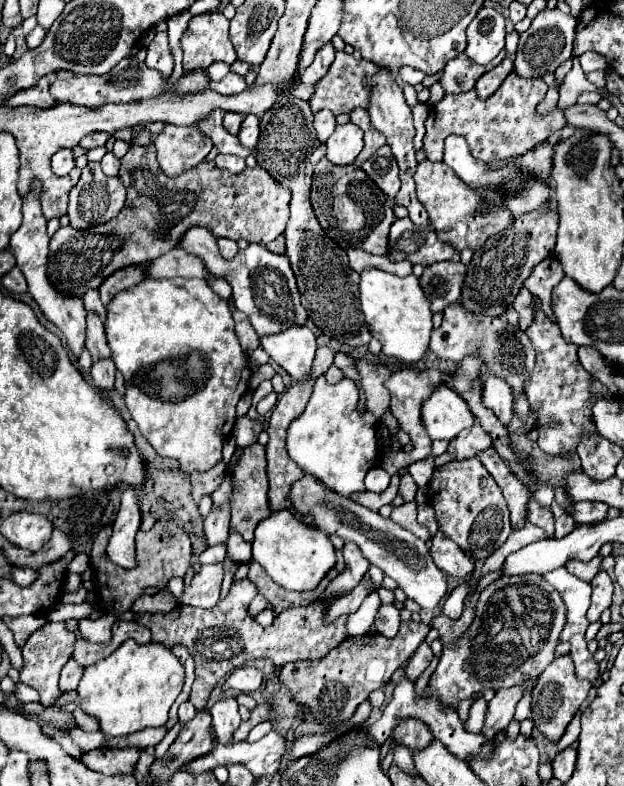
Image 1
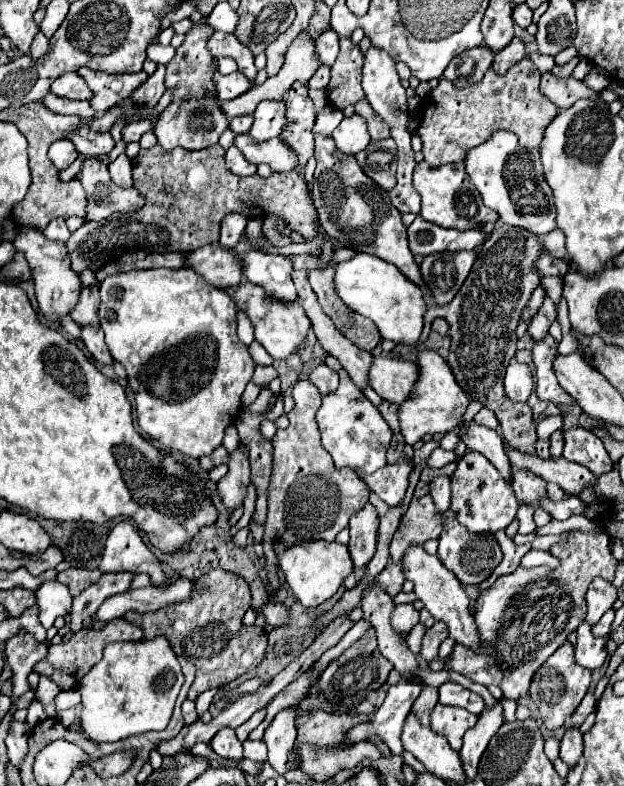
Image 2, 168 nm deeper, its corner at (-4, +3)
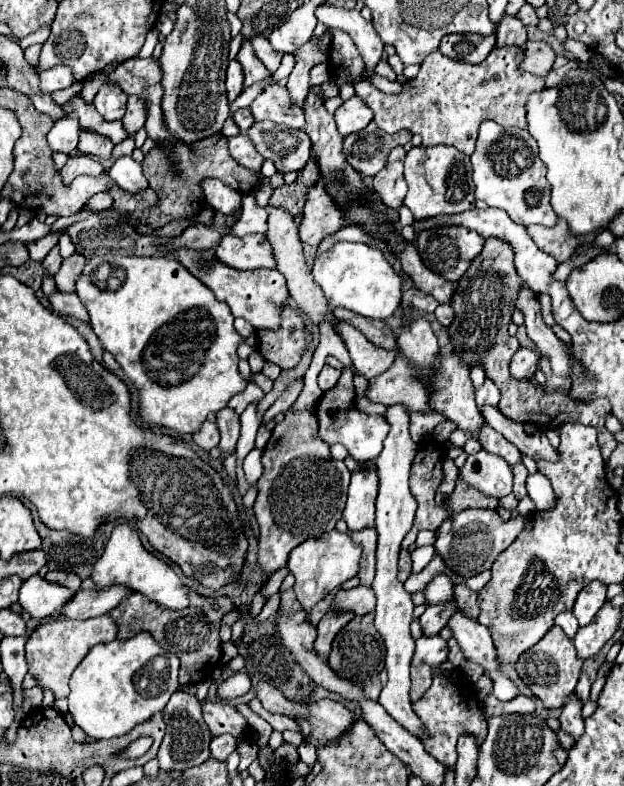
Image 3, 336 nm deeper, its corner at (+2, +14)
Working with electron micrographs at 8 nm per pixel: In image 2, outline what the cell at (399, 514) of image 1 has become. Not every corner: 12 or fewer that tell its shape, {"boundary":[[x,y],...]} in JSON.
{"boundary":[[431,495],[413,497],[391,541],[391,559],[437,539],[441,513]]}

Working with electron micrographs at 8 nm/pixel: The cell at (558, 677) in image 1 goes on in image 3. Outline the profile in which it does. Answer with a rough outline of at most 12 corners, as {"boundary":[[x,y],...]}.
{"boundary":[[553,626],[515,668],[557,710],[573,694],[583,660]]}

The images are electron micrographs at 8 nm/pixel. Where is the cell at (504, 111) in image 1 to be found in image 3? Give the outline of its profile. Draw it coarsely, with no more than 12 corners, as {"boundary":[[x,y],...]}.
{"boundary":[[519,46],[441,52],[401,94],[357,82],[373,122],[473,154],[483,120],[527,128],[545,80]]}

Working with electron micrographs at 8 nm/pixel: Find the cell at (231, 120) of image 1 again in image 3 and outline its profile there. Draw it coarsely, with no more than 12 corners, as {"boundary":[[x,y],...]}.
{"boundary":[[247,108],[237,110],[233,116],[241,132],[253,124],[253,116]]}

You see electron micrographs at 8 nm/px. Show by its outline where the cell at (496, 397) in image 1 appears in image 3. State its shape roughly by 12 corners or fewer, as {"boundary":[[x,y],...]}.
{"boundary":[[519,348],[509,364],[511,376],[529,380],[539,354]]}

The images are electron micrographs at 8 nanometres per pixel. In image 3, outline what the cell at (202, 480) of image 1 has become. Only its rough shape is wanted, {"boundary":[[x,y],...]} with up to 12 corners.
{"boundary":[[205,422],[193,442],[203,450],[211,450],[219,442],[215,422]]}

